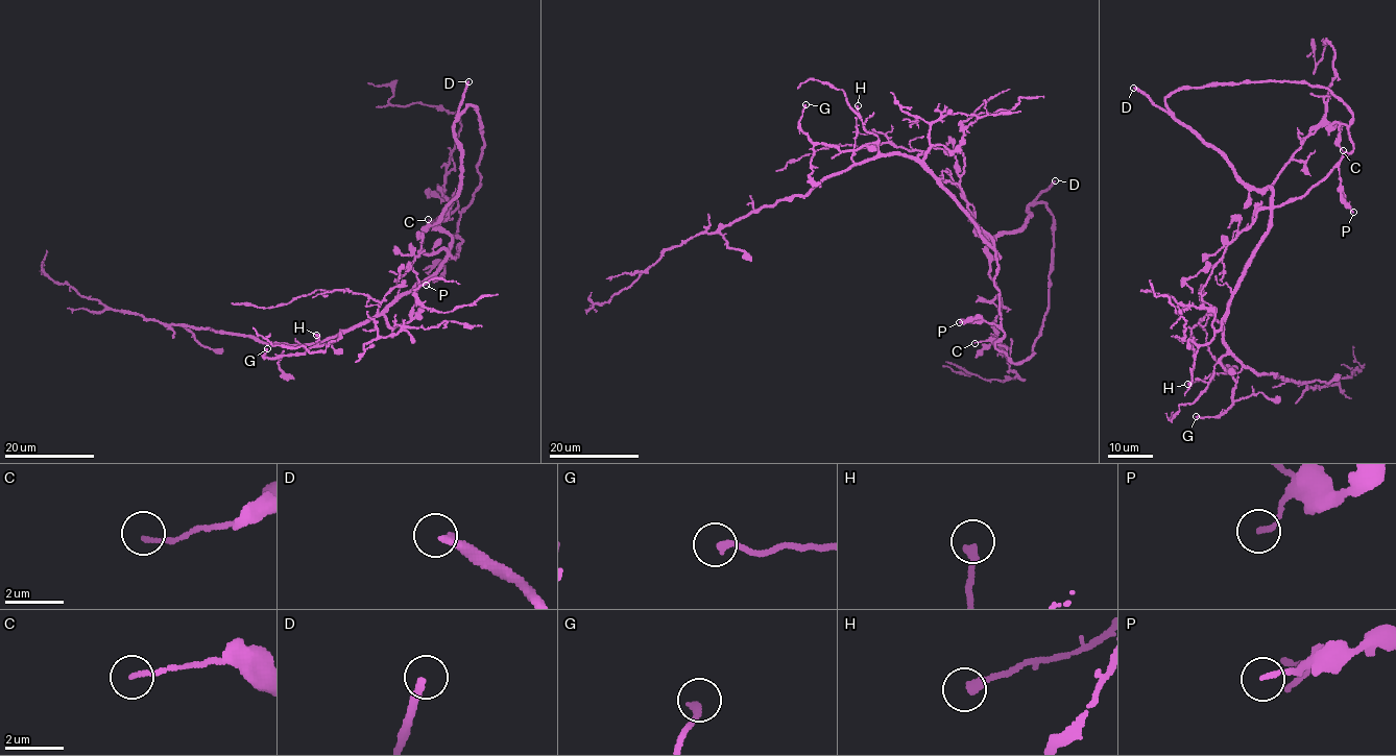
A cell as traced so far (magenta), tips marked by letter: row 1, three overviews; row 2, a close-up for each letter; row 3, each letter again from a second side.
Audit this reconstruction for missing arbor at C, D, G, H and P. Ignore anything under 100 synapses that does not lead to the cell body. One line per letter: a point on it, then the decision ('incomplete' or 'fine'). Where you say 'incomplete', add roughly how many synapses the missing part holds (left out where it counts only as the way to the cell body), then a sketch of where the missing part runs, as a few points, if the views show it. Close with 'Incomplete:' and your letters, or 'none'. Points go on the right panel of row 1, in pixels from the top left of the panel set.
C: at (1343, 150); fine
D: at (1133, 88); incomplete
G: at (1196, 416); fine
H: at (1187, 384); fine
P: at (1353, 212); fine
Incomplete: D

